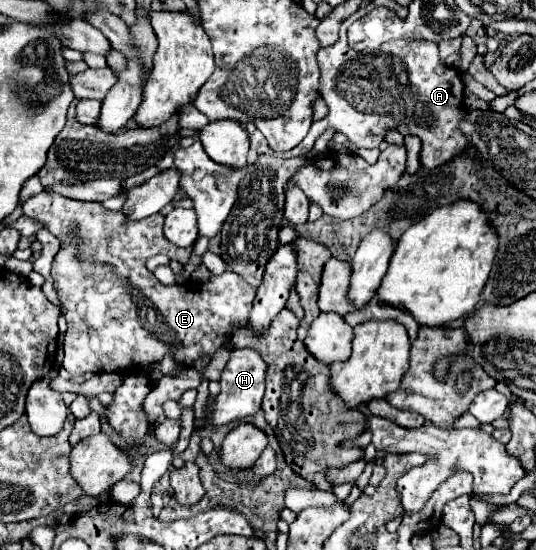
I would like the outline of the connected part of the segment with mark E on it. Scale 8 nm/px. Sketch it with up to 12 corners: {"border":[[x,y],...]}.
{"border":[[21,202],[61,240],[51,276],[71,376],[215,354],[257,290],[185,264],[161,214]]}

